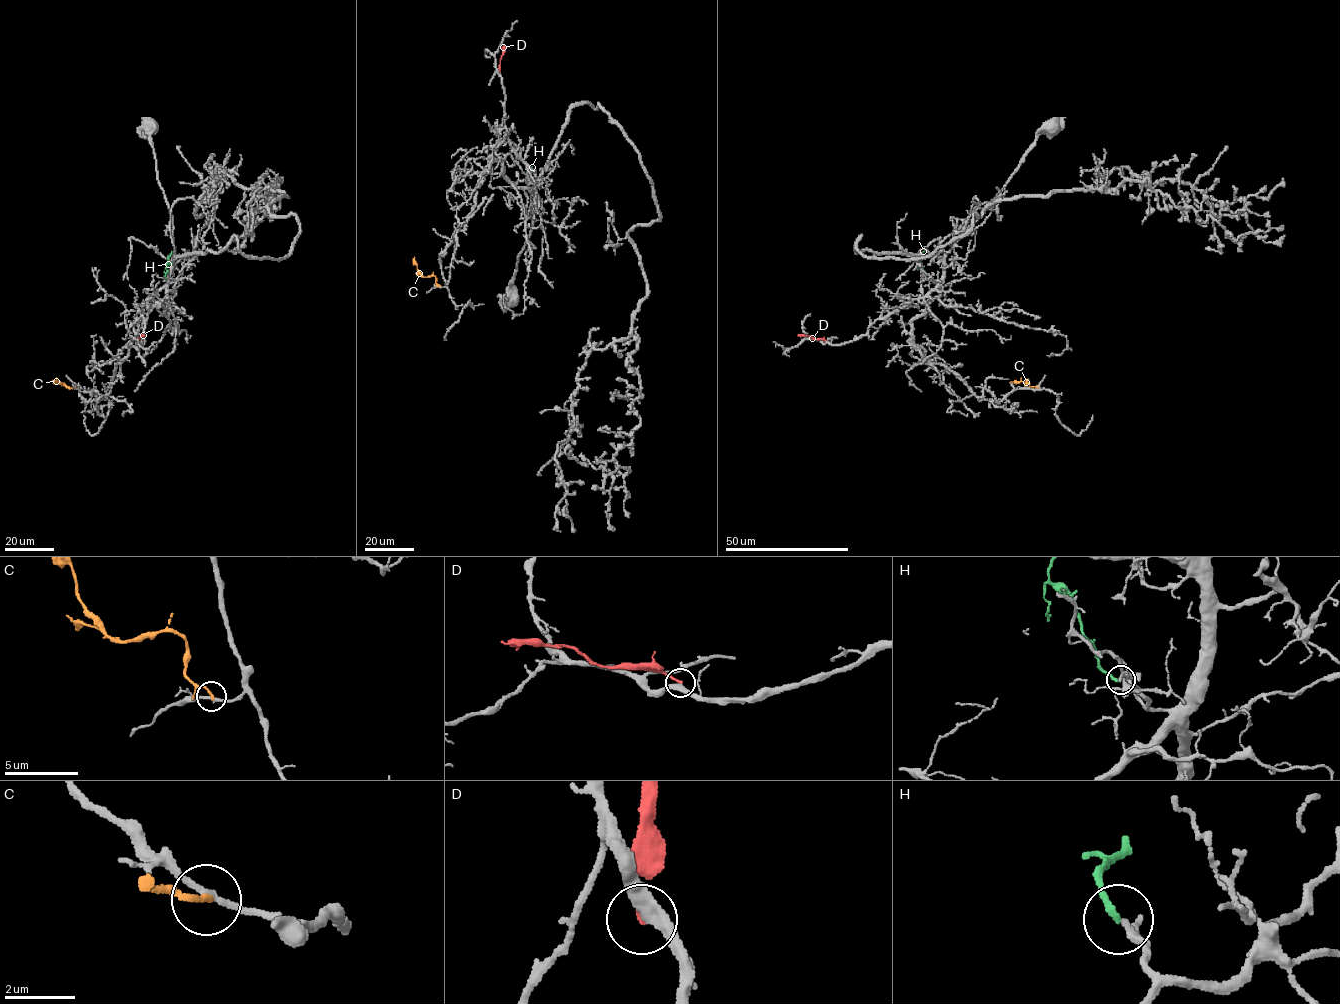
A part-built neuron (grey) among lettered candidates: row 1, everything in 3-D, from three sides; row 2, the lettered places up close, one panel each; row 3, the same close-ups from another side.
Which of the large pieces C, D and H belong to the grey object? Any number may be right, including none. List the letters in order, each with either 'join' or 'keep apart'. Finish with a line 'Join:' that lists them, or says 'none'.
C: keep apart
D: keep apart
H: join
Join: H

